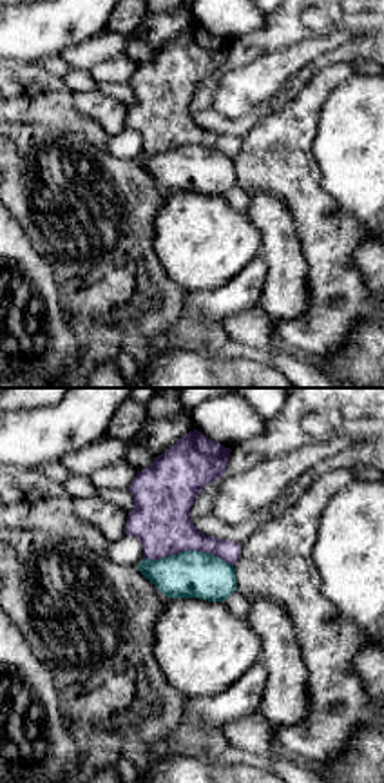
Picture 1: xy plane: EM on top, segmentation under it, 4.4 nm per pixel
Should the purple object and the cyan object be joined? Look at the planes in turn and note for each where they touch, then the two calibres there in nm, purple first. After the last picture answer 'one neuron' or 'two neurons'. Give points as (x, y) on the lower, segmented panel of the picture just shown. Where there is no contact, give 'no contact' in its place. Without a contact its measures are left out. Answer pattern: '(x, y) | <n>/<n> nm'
(189, 550) | 260/200 nm

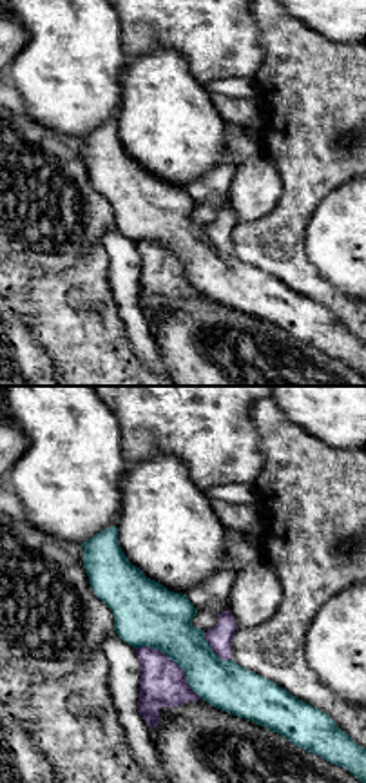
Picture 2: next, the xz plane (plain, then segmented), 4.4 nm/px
(174, 662) | 200/280 nm

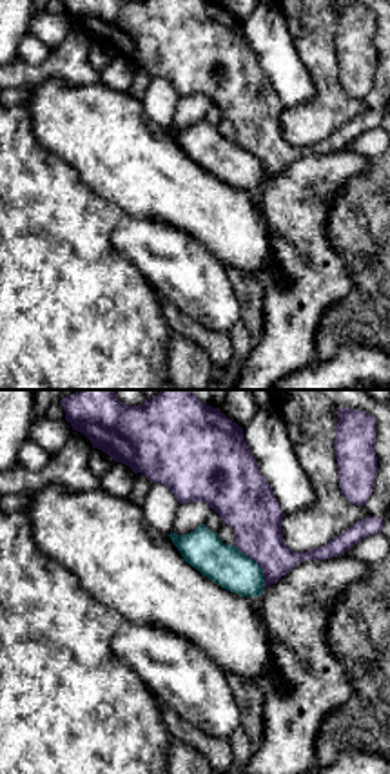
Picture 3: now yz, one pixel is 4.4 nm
(256, 562) | 240/180 nm

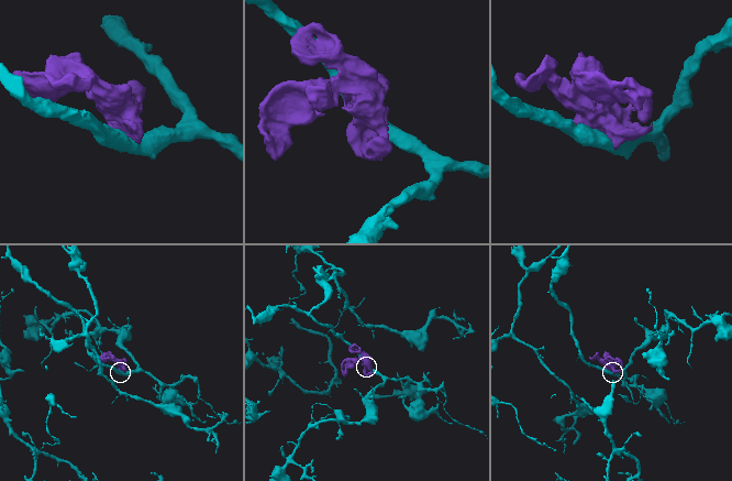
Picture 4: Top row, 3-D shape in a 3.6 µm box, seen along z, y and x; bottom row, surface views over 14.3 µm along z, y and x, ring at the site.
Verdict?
two neurons

